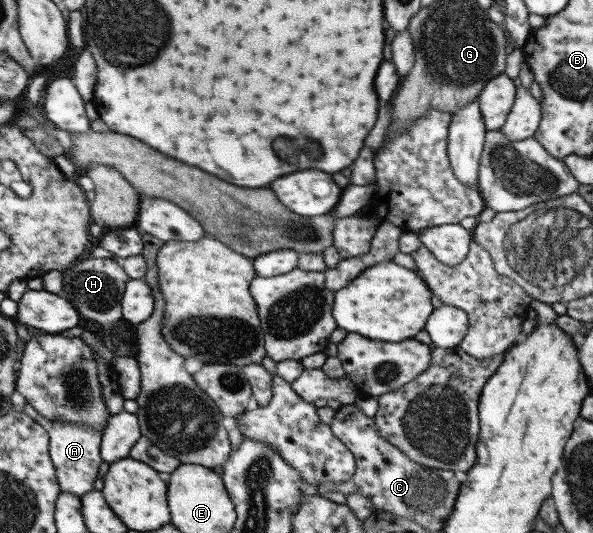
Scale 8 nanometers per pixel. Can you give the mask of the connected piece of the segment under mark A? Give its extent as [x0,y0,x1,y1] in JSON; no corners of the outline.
[24,405,103,498]

